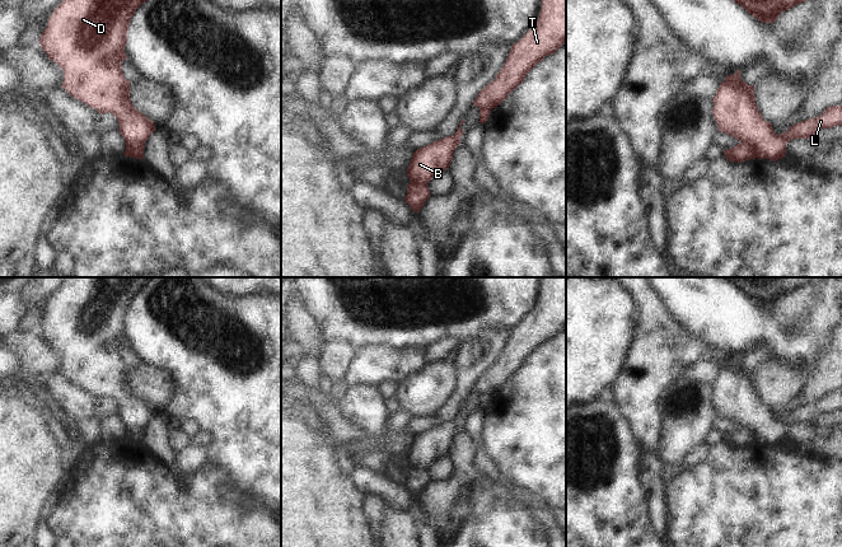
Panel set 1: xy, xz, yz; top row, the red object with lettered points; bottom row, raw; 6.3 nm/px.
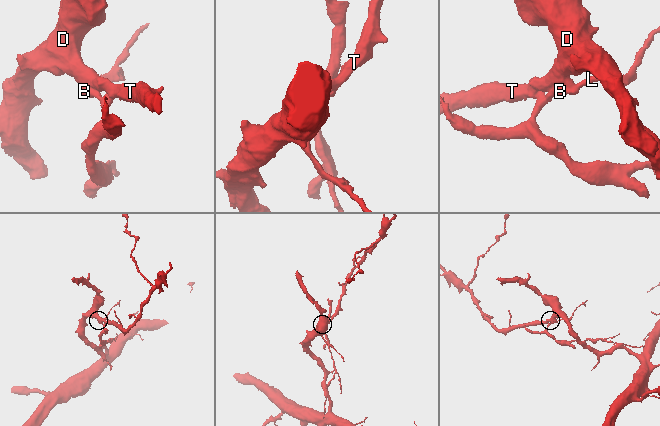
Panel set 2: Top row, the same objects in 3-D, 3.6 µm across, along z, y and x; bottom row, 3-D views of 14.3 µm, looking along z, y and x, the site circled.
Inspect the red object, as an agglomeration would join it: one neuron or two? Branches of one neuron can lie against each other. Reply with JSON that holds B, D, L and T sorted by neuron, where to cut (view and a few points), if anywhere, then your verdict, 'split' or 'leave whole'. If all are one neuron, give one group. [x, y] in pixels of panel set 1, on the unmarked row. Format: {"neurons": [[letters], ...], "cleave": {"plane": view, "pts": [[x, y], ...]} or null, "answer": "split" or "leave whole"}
{"neurons": [["B"], ["D", "L", "T"]], "cleave": {"plane": "yz", "pts": [[742, 425], [745, 425], [754, 434], [756, 442]]}, "answer": "split"}

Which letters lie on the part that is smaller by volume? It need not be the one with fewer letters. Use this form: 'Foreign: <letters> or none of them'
Foreign: B

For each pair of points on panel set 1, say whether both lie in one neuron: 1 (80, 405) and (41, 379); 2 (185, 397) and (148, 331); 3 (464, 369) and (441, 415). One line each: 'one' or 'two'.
1: one
2: one
3: one

